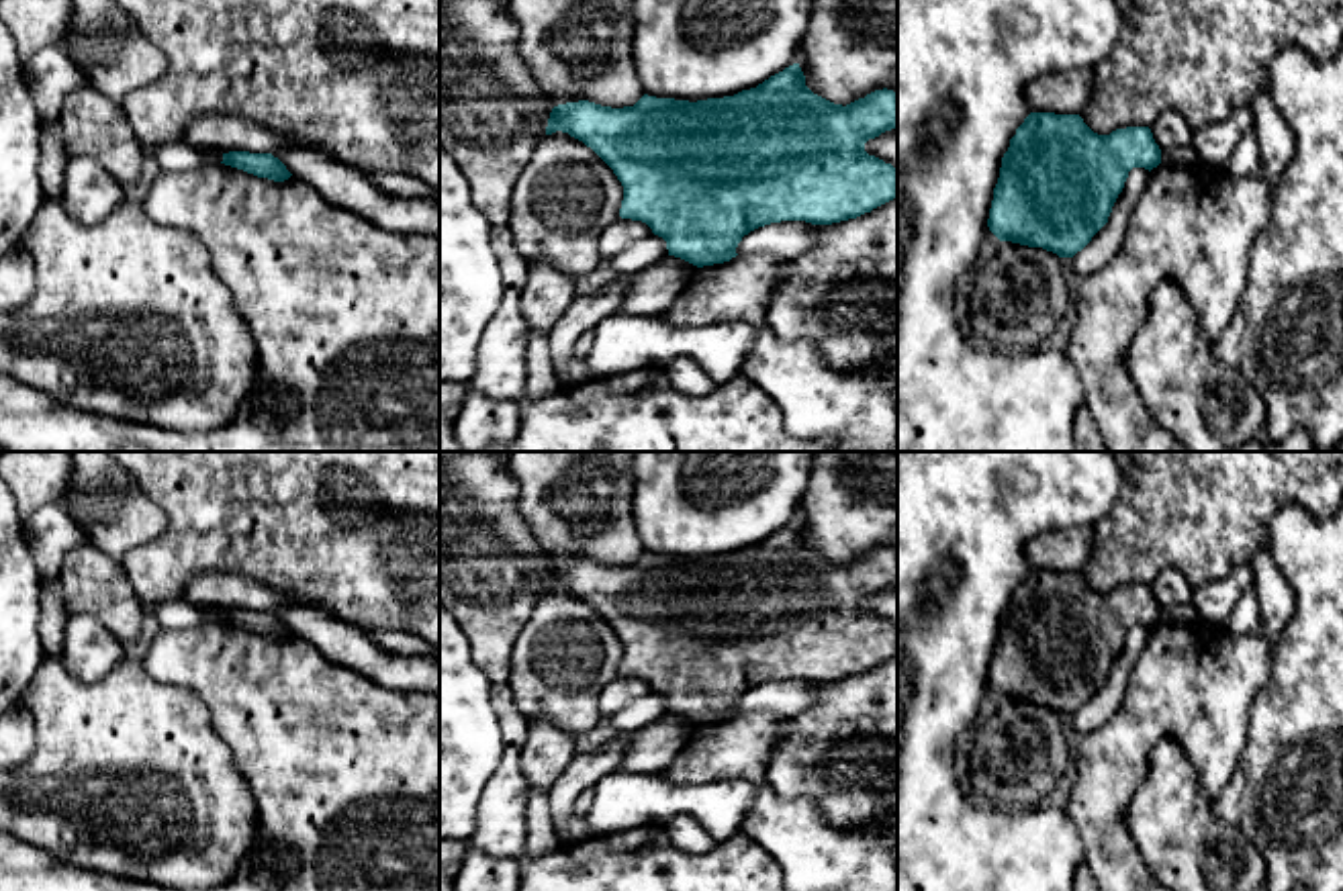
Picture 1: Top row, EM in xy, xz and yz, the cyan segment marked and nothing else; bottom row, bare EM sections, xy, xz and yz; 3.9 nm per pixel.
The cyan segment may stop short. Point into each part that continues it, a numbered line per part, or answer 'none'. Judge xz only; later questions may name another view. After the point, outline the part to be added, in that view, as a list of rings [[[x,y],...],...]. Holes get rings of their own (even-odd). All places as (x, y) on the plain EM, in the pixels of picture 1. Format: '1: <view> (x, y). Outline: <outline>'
none

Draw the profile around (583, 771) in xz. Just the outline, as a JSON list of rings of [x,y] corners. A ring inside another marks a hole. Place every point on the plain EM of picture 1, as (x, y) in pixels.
[[[630,734],[609,738],[593,752],[574,754],[562,775],[548,787],[550,815],[562,844],[593,838],[587,817],[574,813],[574,801],[587,789],[615,772],[630,748]]]

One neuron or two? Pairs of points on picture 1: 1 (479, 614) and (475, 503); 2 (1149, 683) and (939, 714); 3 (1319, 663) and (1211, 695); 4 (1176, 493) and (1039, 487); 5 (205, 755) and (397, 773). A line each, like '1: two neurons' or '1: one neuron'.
1: one neuron
2: two neurons
3: two neurons
4: two neurons
5: two neurons

